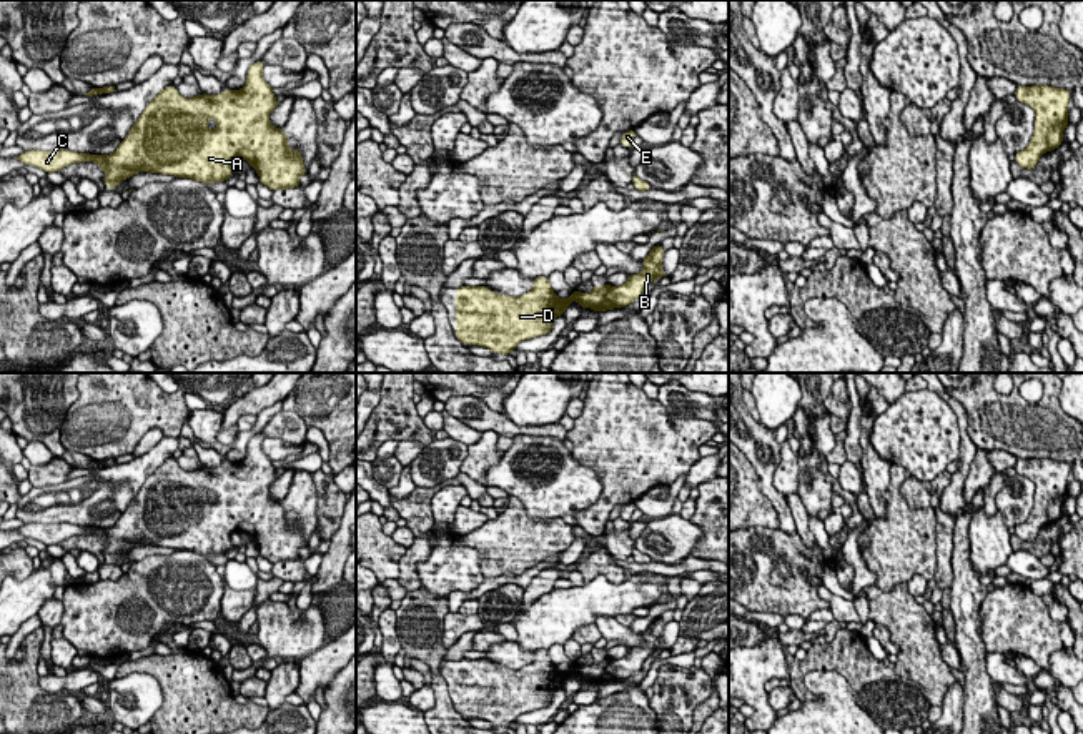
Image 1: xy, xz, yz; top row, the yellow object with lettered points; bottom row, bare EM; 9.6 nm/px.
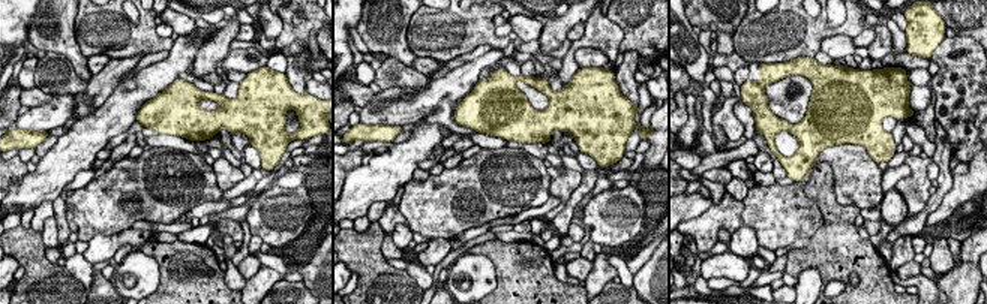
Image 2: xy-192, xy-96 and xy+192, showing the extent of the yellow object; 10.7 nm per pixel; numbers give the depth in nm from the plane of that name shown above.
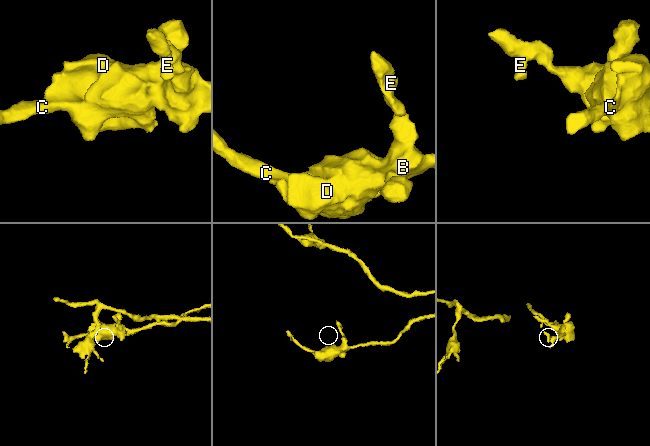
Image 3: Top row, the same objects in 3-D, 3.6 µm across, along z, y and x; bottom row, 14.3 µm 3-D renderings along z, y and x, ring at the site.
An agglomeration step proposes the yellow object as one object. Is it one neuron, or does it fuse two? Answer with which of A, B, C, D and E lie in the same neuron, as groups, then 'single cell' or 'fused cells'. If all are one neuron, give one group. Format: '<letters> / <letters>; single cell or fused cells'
A B C D E; single cell

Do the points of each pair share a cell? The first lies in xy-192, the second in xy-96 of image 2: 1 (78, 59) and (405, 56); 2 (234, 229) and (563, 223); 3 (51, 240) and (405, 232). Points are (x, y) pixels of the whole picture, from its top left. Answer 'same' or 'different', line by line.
1: same
2: different
3: different

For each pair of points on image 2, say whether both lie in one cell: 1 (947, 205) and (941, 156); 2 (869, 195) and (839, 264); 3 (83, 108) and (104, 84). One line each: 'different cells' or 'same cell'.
1: different cells
2: different cells
3: same cell

